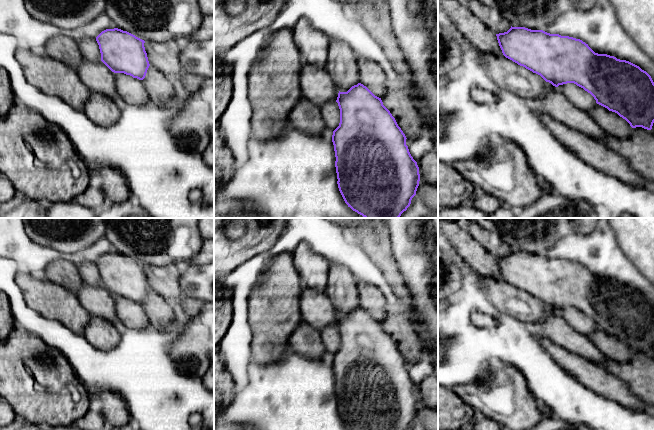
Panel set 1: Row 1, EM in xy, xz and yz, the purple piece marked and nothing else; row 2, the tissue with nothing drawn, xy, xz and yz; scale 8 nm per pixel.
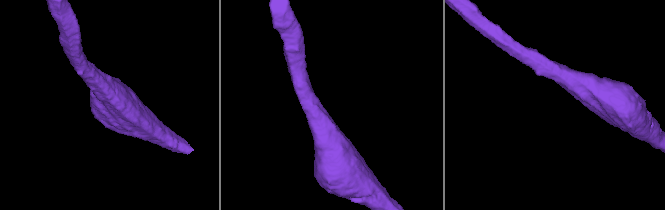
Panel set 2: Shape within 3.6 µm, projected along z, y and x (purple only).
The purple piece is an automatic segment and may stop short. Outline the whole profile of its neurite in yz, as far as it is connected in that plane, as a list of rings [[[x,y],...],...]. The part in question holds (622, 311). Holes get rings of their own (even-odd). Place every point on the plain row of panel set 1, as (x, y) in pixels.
[[[512,251],[504,257],[496,258],[503,279],[520,290],[540,299],[553,310],[574,307],[590,317],[596,327],[617,337],[632,352],[642,351],[651,354],[654,347],[654,306],[651,300],[639,290],[617,283],[607,278],[595,277],[585,266],[569,260],[550,258],[543,254],[531,254],[525,251]]]

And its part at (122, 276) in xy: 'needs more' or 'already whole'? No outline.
already whole

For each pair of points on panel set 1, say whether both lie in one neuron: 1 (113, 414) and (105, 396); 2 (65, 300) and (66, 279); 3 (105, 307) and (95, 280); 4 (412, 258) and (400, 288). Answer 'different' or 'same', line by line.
1: same
2: different
3: different
4: different

